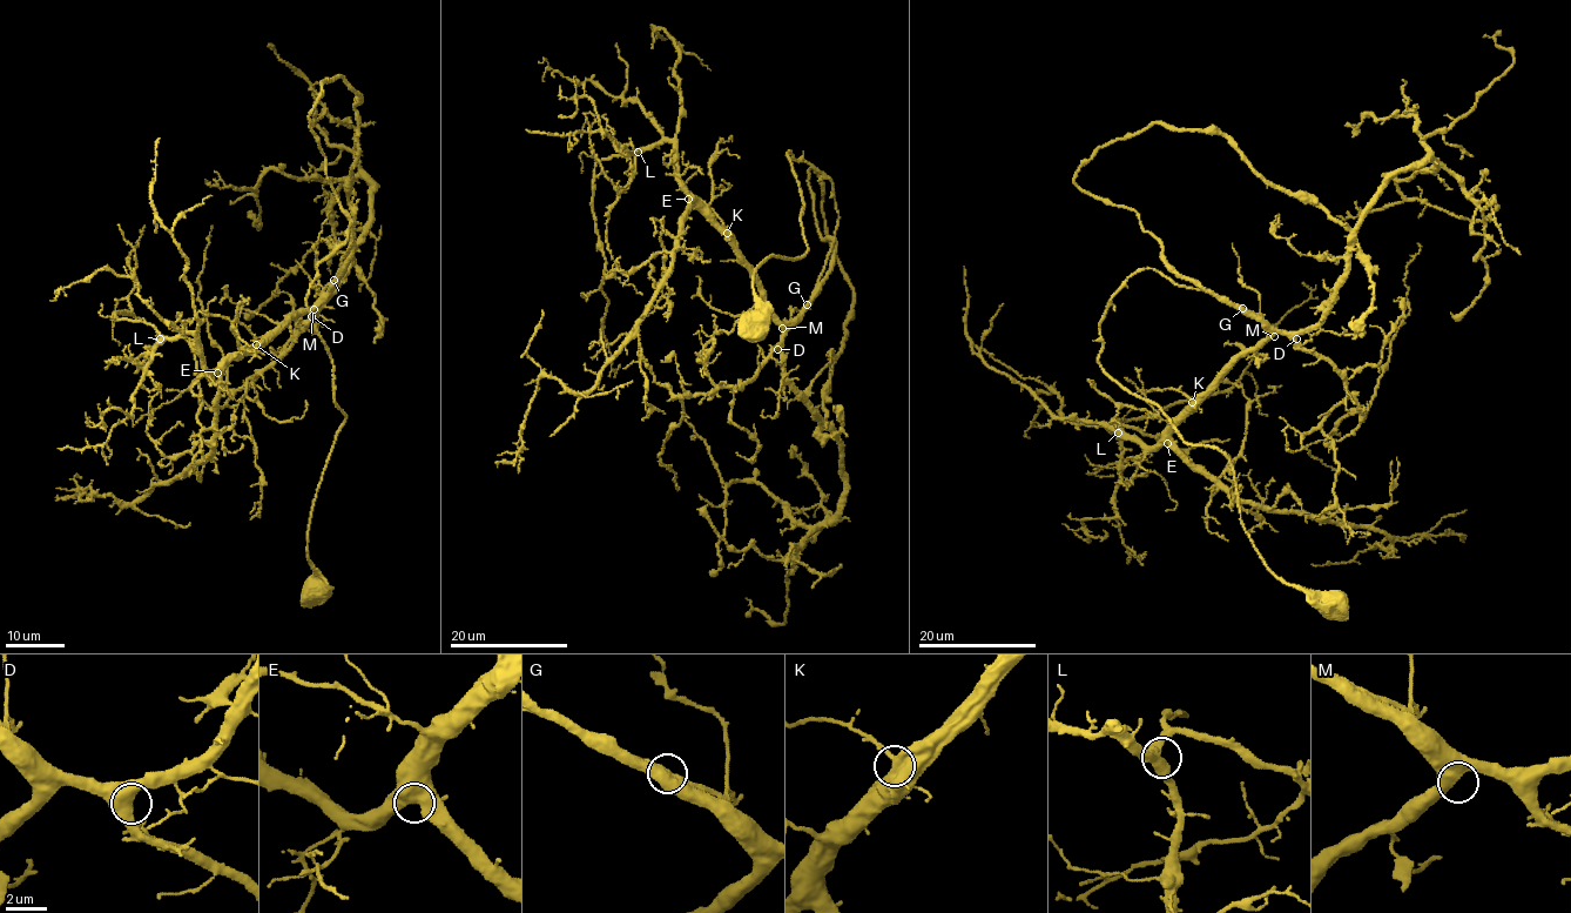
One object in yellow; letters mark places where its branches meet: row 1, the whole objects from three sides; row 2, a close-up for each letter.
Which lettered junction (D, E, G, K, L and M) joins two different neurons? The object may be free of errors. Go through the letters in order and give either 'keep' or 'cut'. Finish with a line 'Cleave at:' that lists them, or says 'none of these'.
D: keep
E: keep
G: keep
K: keep
L: keep
M: keep
Cleave at: none of these

